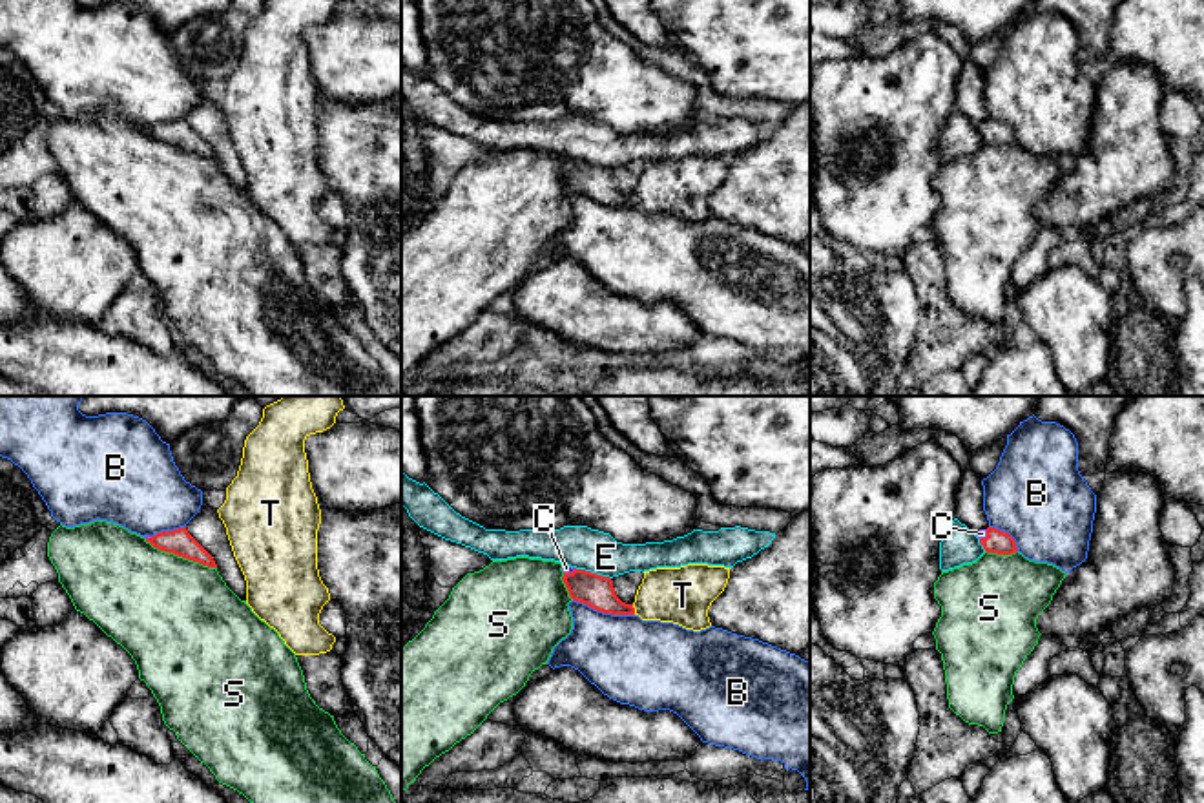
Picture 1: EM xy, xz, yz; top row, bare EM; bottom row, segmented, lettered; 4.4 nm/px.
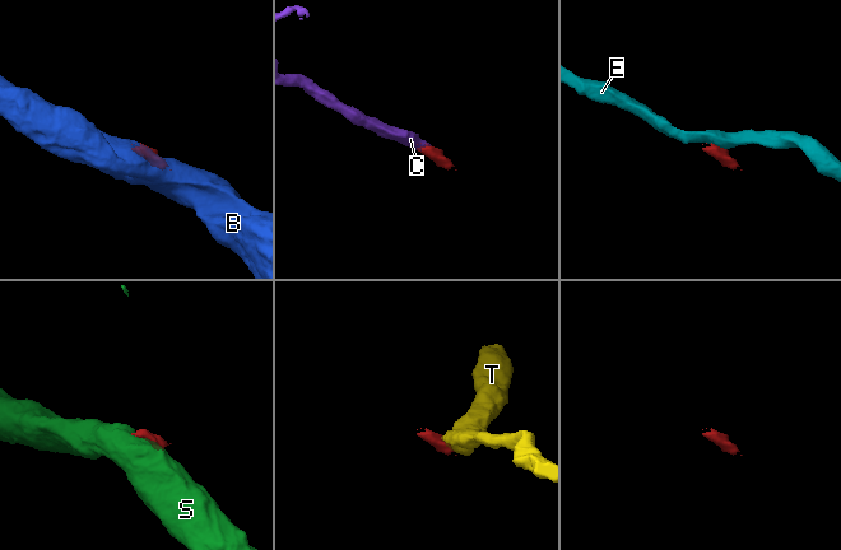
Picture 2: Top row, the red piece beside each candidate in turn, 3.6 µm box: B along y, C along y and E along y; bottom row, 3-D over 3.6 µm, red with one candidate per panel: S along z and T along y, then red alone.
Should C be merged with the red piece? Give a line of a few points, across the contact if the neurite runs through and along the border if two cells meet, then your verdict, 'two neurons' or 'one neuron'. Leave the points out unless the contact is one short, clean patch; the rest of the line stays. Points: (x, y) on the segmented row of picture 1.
line xz (597, 592), (582, 586), (570, 573), (566, 568); one neuron

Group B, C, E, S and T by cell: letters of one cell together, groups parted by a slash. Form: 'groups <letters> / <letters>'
groups B / C / E / S / T

